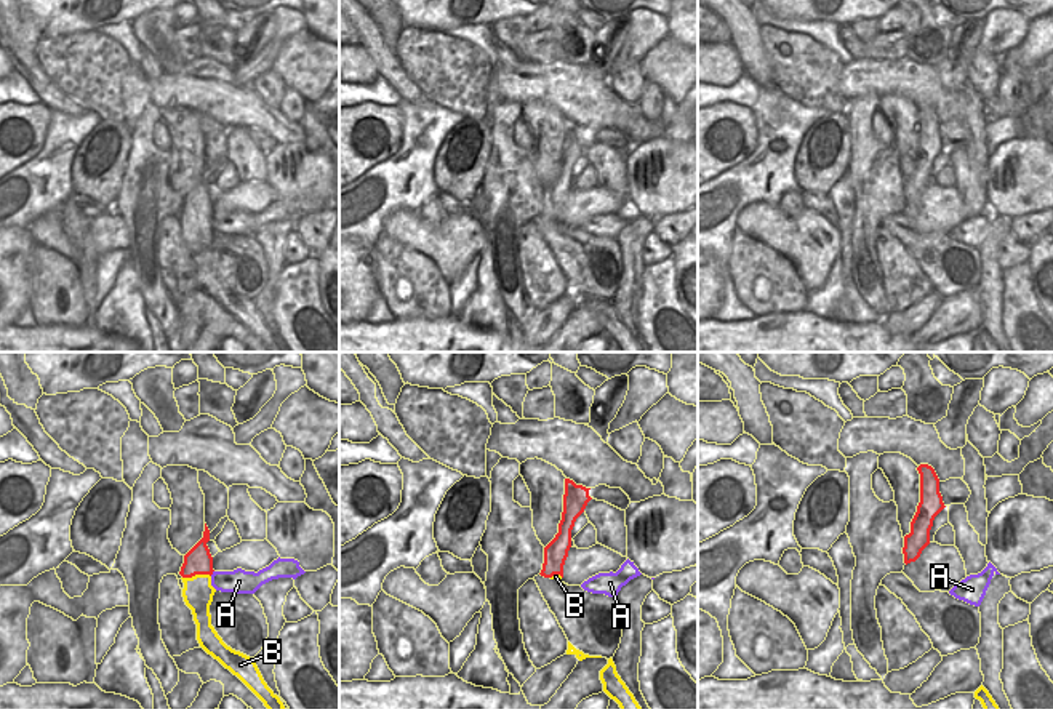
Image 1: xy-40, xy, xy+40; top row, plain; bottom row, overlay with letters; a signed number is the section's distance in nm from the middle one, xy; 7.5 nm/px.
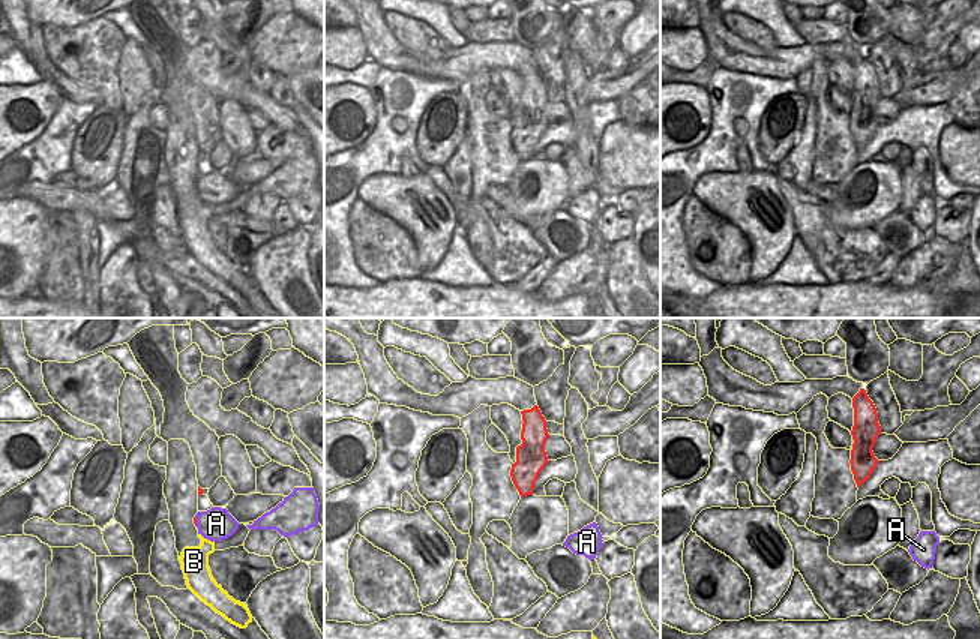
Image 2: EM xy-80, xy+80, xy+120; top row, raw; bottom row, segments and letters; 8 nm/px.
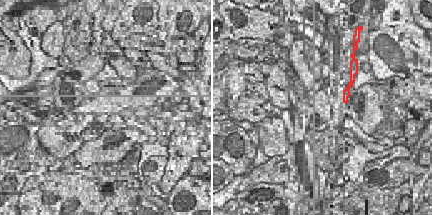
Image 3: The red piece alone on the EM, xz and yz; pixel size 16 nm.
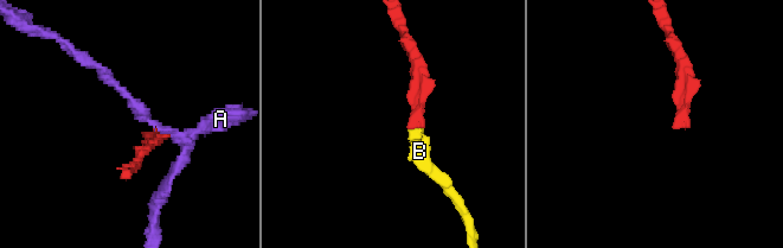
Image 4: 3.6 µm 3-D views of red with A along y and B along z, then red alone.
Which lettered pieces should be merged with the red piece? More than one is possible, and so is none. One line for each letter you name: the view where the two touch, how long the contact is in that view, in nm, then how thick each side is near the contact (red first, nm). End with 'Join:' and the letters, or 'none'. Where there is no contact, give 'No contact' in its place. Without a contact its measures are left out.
B: Touches red in xy-40. Shared border 220 nm. Thickness 200 nm (red) against 220 nm
Join: B

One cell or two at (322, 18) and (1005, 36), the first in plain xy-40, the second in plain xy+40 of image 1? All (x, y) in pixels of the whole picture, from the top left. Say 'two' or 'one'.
two

